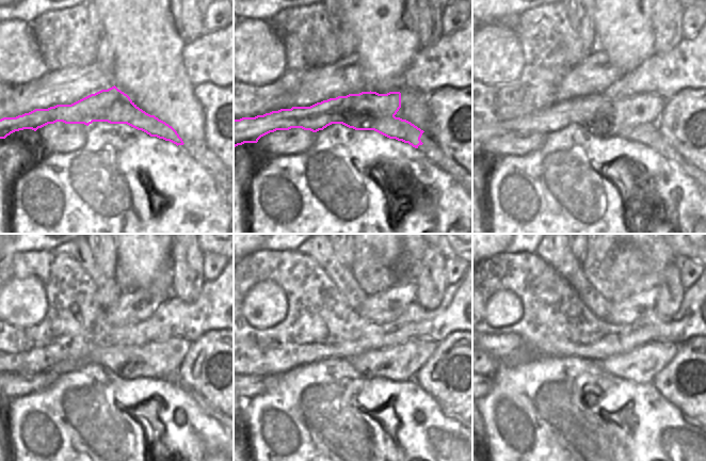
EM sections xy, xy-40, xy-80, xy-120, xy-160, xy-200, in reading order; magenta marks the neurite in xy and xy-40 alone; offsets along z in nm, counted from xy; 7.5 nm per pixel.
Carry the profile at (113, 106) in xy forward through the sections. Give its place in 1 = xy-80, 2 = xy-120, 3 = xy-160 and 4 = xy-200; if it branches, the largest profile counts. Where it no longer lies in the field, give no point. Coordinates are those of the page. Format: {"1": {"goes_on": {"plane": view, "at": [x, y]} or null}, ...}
{"1": {"goes_on": {"plane": "xy-80", "at": [635, 118]}}, "2": {"goes_on": {"plane": "xy-120", "at": [158, 359]}}, "3": {"goes_on": {"plane": "xy-160", "at": [400, 363]}}, "4": {"goes_on": {"plane": "xy-200", "at": [641, 365]}}}

